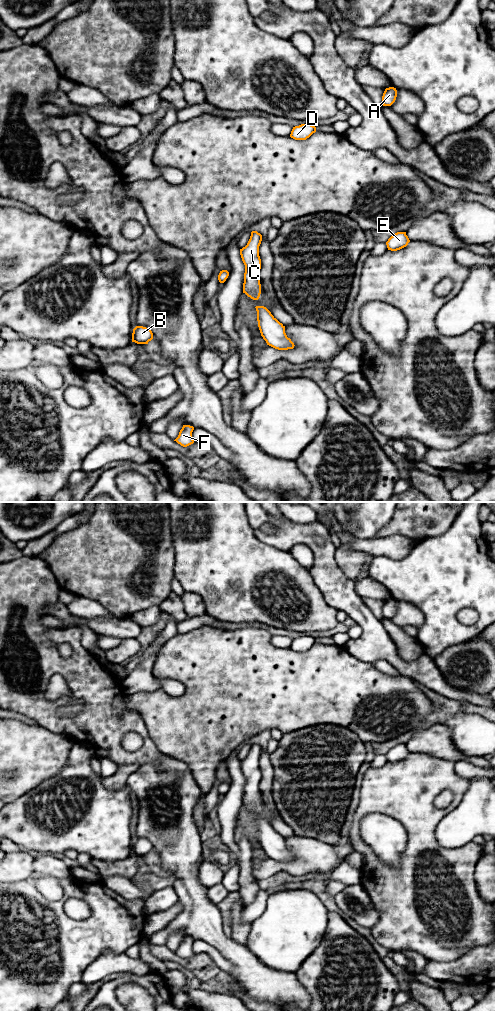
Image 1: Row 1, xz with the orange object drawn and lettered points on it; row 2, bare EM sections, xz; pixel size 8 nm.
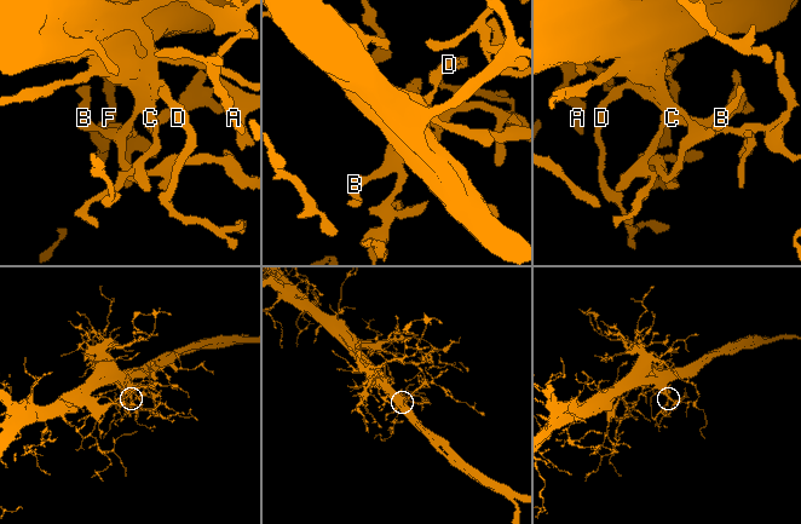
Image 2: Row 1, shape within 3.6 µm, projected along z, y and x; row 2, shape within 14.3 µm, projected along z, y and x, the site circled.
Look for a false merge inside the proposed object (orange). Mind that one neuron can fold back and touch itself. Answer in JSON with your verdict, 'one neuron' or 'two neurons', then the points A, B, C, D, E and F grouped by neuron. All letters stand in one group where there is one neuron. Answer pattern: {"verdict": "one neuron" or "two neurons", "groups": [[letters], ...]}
{"verdict": "one neuron", "groups": [["A", "B", "C", "D", "E", "F"]]}

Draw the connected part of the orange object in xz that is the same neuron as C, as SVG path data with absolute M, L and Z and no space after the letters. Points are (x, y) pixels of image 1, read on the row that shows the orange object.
M252 231L247 245L240 249L240 255L245 265L243 293L253 300L258 300L261 294L259 278L261 269L259 246L261 241L262 235L257 231Z

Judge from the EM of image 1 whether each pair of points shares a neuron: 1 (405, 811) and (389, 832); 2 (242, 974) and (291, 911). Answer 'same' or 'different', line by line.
1: different
2: different

